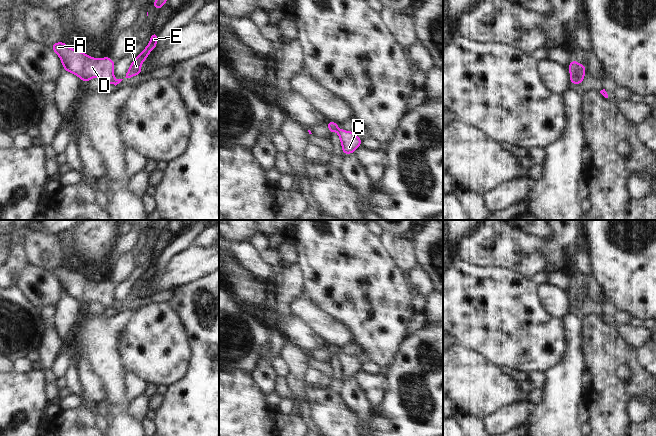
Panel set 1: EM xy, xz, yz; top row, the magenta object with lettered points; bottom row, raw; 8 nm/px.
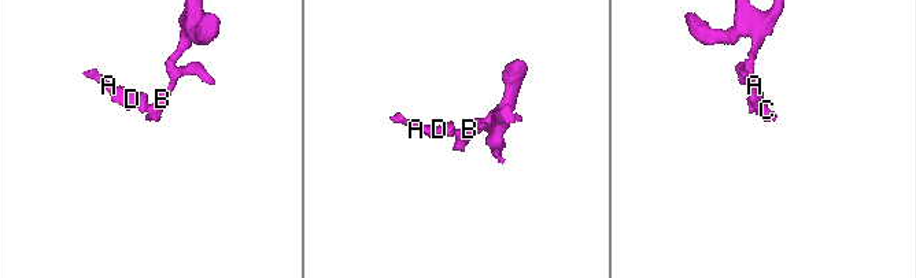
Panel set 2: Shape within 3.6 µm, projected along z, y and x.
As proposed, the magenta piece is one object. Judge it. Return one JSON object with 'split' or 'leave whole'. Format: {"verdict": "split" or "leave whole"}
{"verdict": "split"}

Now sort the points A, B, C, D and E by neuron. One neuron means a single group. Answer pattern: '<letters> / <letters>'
A D / B C E

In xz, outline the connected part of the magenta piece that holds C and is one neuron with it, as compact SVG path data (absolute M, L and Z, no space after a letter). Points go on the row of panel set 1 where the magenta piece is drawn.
M337 129L337 135L342 145L342 154L352 154L358 147L361 147L362 140L353 131Z

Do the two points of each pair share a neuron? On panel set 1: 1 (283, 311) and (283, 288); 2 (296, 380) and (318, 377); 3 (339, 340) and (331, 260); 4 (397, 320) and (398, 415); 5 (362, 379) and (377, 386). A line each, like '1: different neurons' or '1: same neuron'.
1: same neuron
2: different neurons
3: different neurons
4: different neurons
5: same neuron

